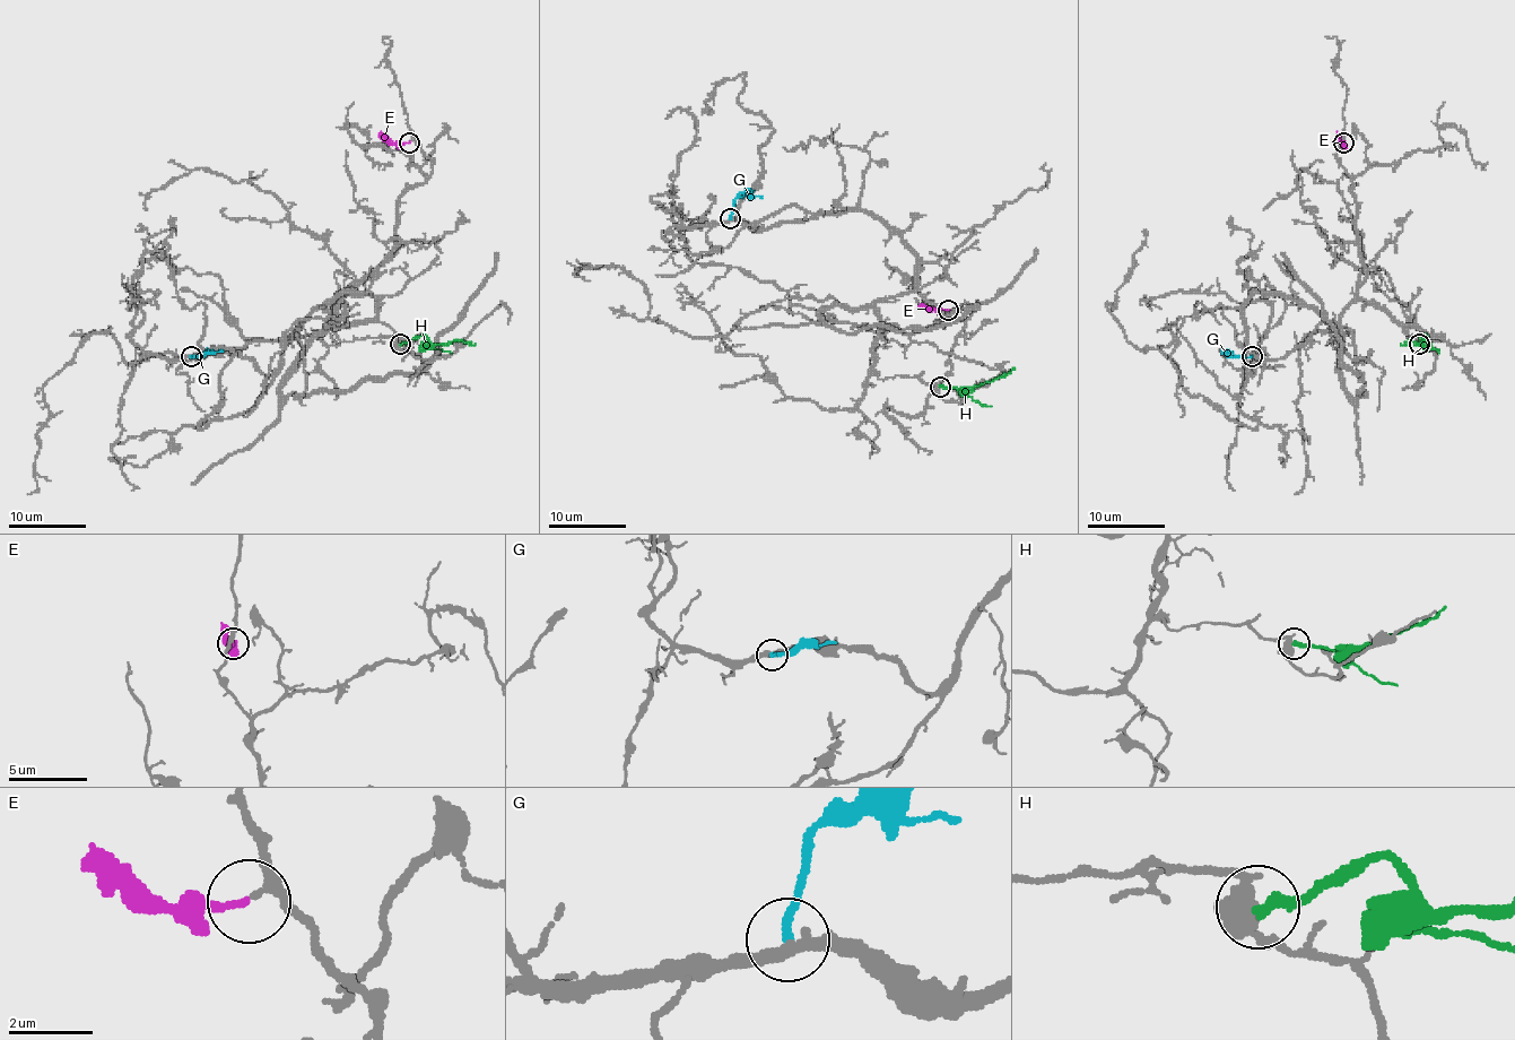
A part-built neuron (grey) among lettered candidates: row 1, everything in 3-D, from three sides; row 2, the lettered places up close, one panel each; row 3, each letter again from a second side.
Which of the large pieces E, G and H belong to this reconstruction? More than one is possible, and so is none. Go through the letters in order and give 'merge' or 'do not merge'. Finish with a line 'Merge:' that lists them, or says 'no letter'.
E: merge
G: do not merge
H: do not merge
Merge: E

